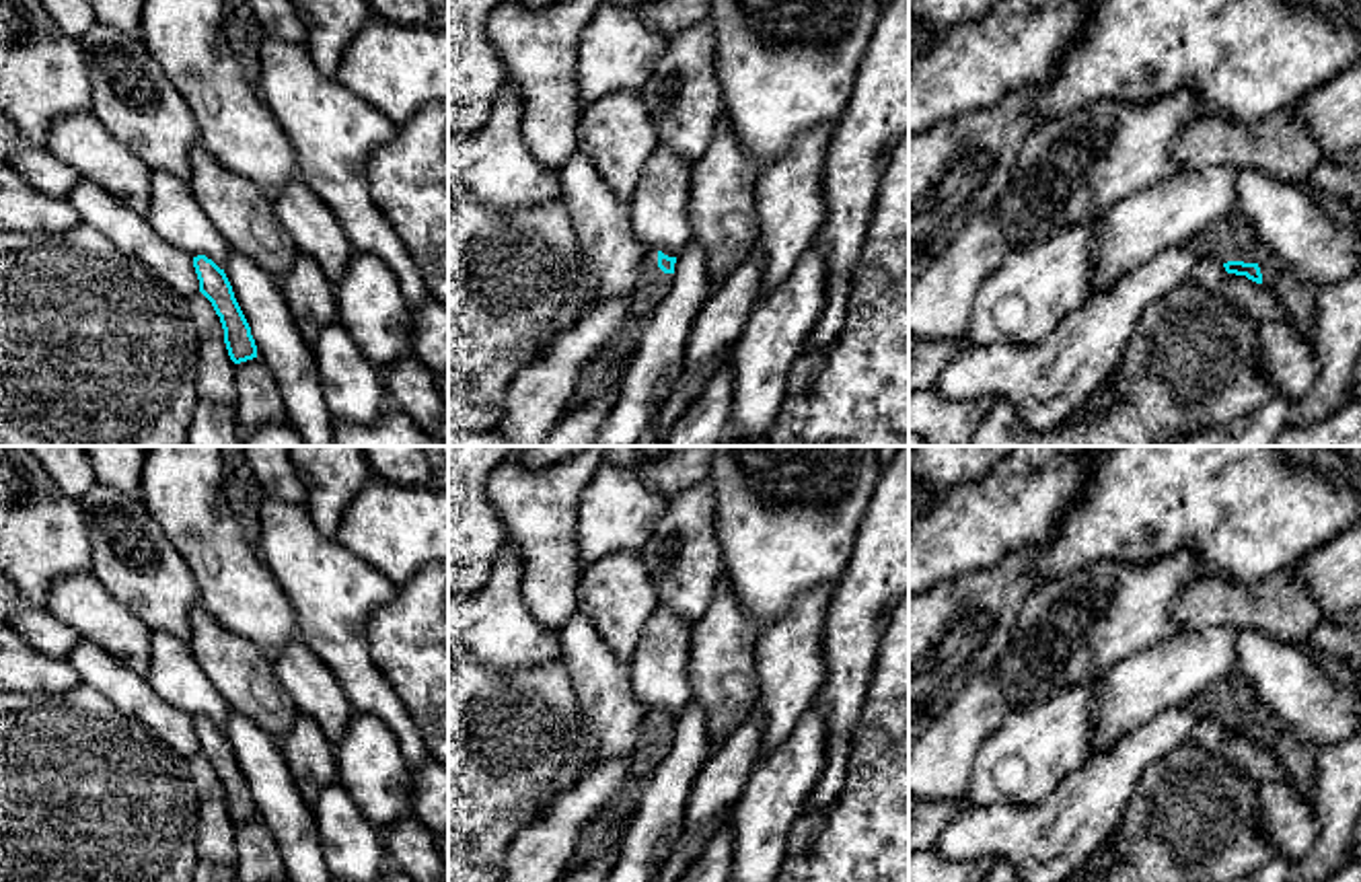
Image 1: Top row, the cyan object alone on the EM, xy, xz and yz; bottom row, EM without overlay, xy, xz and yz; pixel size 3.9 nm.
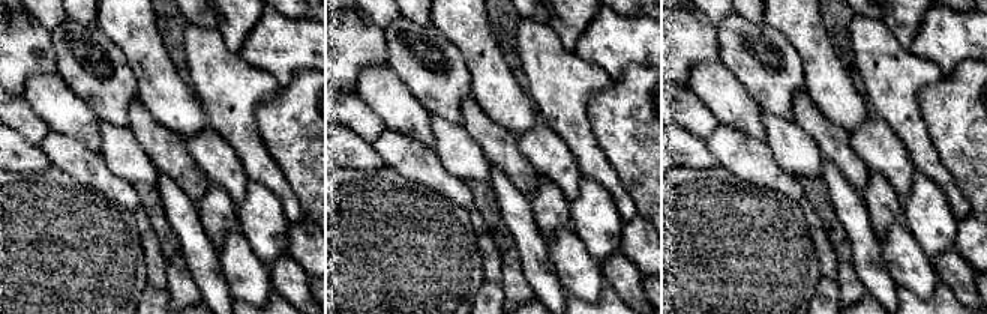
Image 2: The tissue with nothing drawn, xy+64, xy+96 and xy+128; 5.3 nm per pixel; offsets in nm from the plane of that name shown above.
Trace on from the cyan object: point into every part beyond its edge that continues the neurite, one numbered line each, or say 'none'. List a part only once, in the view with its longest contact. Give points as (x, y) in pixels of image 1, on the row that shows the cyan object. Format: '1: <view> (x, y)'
1: yz (1226, 239)

